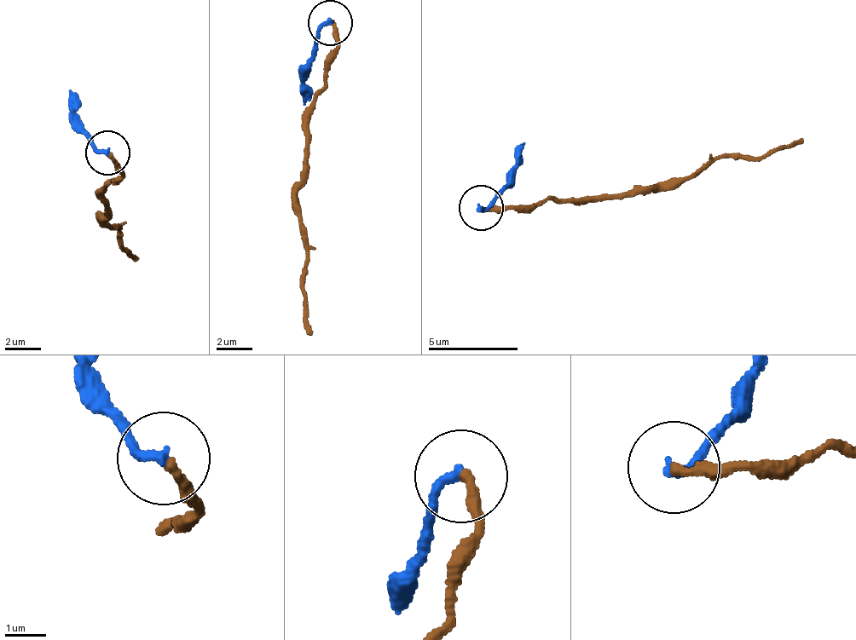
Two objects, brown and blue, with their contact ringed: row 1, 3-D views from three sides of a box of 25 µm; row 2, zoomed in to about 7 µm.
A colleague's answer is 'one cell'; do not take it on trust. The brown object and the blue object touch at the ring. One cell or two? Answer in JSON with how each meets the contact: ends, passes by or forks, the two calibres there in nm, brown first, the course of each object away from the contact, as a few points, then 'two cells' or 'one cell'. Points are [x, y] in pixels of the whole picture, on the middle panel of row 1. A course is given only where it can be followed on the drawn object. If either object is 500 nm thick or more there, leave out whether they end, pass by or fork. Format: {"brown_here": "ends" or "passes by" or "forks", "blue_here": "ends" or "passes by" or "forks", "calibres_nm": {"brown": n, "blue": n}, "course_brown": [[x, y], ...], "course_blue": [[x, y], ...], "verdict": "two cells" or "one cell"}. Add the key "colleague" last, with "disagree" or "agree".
{"brown_here": "ends", "blue_here": "ends", "calibres_nm": {"brown": 240, "blue": 240}, "course_brown": [[329, 23], [337, 59], [310, 119], [310, 158], [298, 191], [303, 259], [303, 299], [315, 332]], "course_blue": [[329, 23], [315, 47], [306, 83], [310, 94], [303, 106]], "verdict": "two cells", "colleague": "disagree"}

